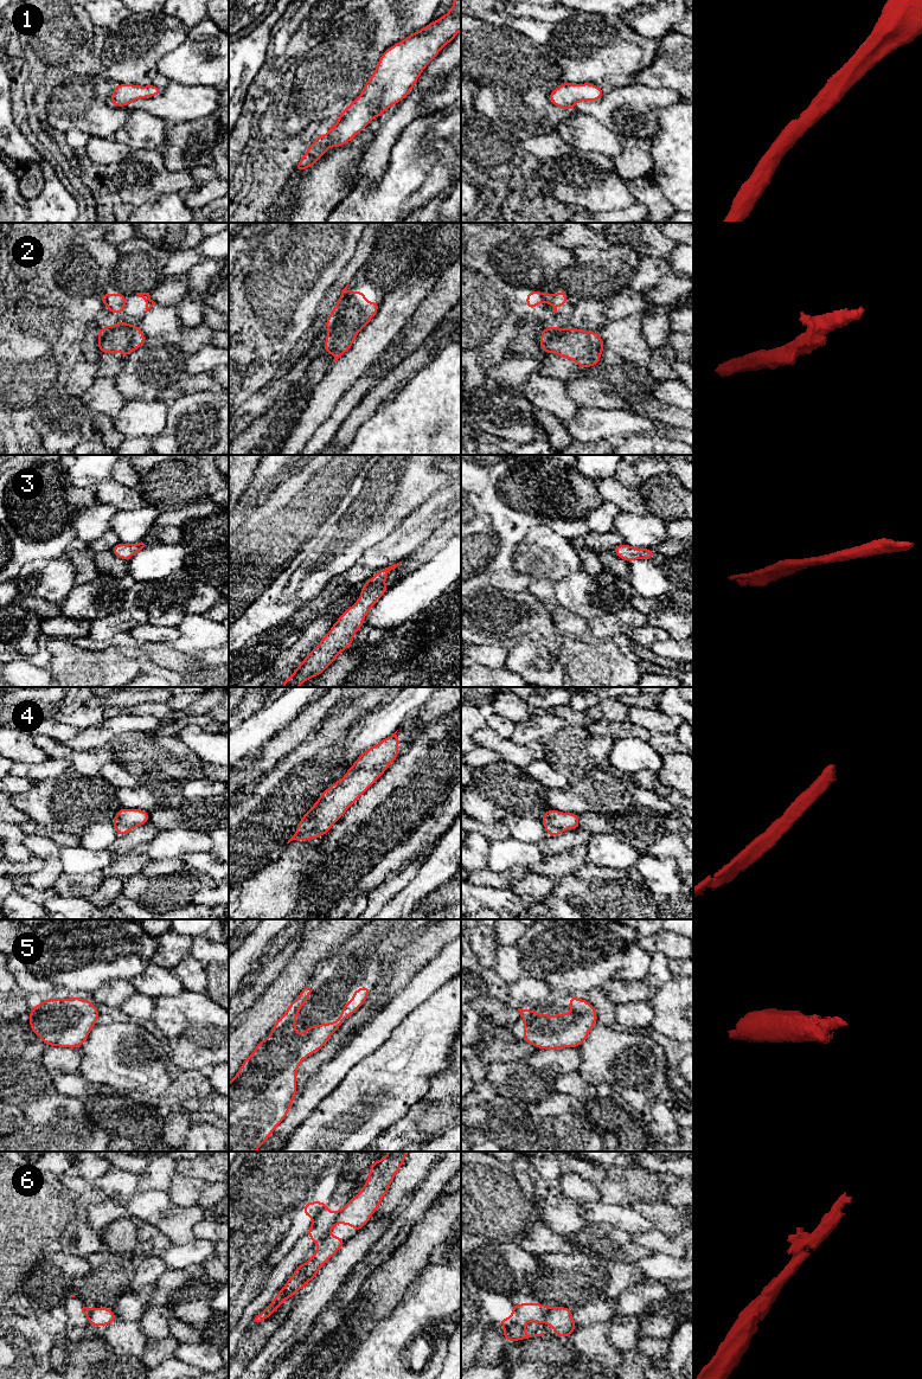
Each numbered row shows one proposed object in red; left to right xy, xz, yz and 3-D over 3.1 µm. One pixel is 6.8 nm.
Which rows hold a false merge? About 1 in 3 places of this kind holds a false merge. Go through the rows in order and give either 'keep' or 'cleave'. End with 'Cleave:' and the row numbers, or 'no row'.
1: keep
2: cleave
3: keep
4: keep
5: keep
6: keep
Cleave: 2

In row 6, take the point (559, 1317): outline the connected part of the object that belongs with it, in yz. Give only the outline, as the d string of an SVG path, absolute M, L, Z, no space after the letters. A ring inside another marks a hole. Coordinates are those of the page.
M512 1302L512 1316L508 1319L499 1317L499 1323L504 1326L505 1341L520 1341L531 1336L543 1336L544 1333L530 1335L525 1330L525 1323L544 1322L551 1326L558 1338L569 1338L578 1327L572 1321L572 1309L568 1307L548 1307L543 1303L520 1303Z

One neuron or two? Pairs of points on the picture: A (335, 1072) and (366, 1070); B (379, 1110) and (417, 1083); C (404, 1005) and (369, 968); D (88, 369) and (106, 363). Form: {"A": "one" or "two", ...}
{"A": "two", "B": "one", "C": "two", "D": "two"}

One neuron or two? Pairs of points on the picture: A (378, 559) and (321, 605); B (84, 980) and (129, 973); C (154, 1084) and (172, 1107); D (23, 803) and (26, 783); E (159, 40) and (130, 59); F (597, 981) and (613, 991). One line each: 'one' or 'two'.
A: one
B: one
C: two
D: two
E: one
F: two

